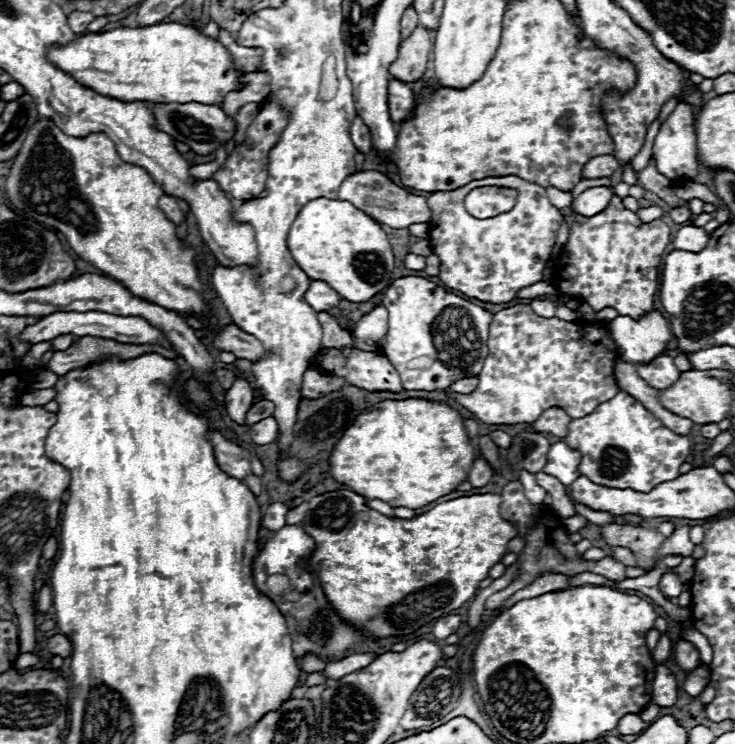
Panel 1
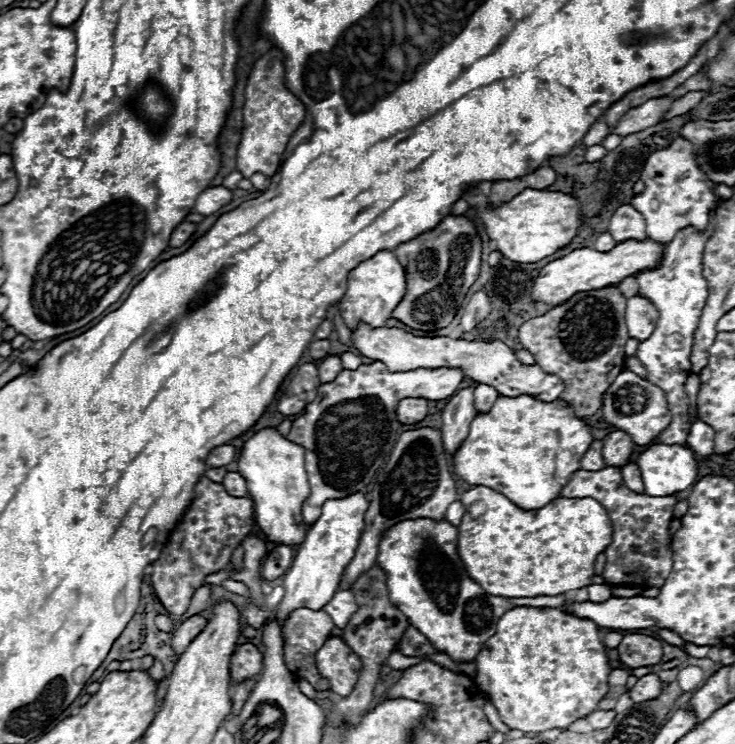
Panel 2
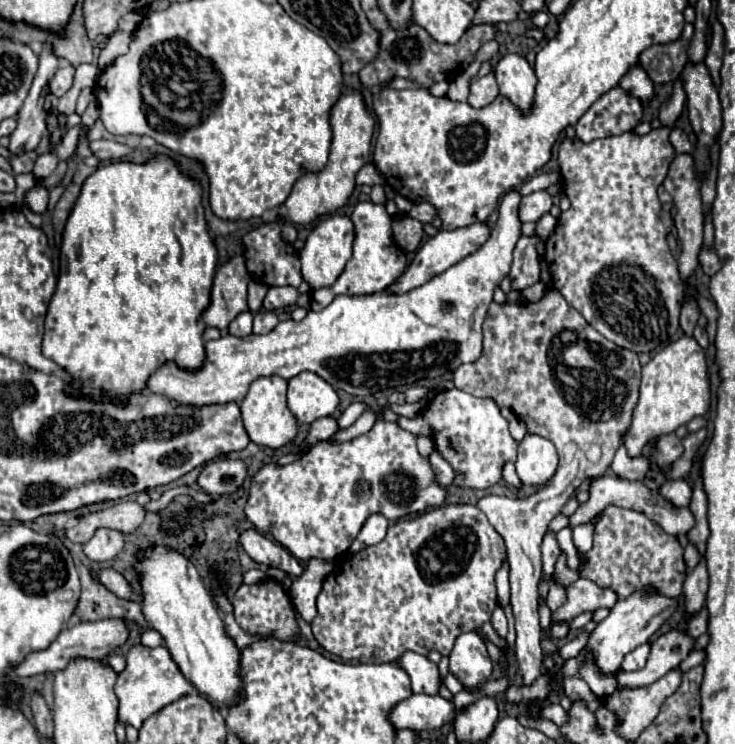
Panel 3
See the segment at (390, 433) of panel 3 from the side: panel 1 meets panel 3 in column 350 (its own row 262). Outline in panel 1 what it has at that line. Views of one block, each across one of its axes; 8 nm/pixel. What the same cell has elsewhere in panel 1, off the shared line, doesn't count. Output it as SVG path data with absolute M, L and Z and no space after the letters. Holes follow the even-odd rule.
M488 176L484 180L472 180L456 190L432 192L428 196L428 208L432 212L428 222L428 242L432 252L440 258L438 278L444 286L460 290L464 296L478 298L482 302L502 304L514 300L520 288L542 280L544 262L554 250L562 222L562 212L548 202L542 186L518 176ZM478 186L514 188L518 192L514 208L492 218L474 218L464 208L464 198Z

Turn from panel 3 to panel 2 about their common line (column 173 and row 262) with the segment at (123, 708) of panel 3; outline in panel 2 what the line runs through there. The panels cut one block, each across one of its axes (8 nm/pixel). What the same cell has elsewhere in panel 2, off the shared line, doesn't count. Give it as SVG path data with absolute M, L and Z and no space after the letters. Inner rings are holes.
M710 212L710 222L704 232L698 232L692 226L682 228L662 250L662 260L656 268L646 268L636 274L640 284L640 296L648 298L658 308L658 324L650 336L638 346L638 360L648 370L648 382L656 384L666 392L668 408L672 414L670 426L658 436L662 444L686 444L690 430L688 424L688 396L684 392L686 378L690 376L690 352L694 344L694 330L700 320L700 312L706 304L708 284L702 276L702 254L708 238L714 234L714 212Z

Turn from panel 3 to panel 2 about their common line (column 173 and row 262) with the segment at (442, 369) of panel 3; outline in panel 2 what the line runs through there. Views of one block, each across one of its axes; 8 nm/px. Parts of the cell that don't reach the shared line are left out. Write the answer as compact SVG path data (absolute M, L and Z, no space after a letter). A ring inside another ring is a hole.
M382 250L376 256L372 256L370 260L362 262L360 266L356 266L350 274L348 274L348 286L346 286L346 294L340 300L340 316L344 320L344 324L350 330L356 330L356 326L368 324L372 328L382 328L384 322L390 318L392 310L400 304L400 300L406 294L406 276L404 276L404 268L398 262L398 258L394 256L394 252L390 250Z

